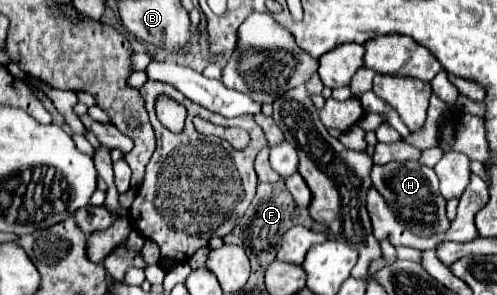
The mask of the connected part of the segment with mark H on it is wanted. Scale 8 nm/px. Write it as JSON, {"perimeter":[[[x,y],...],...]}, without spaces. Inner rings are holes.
{"perimeter":[[[388,163],[388,165],[374,165],[372,167],[372,183],[374,189],[386,199],[390,209],[396,213],[396,219],[406,225],[416,235],[434,235],[446,231],[450,227],[446,217],[446,201],[438,191],[438,177],[434,169],[412,163]]]}

